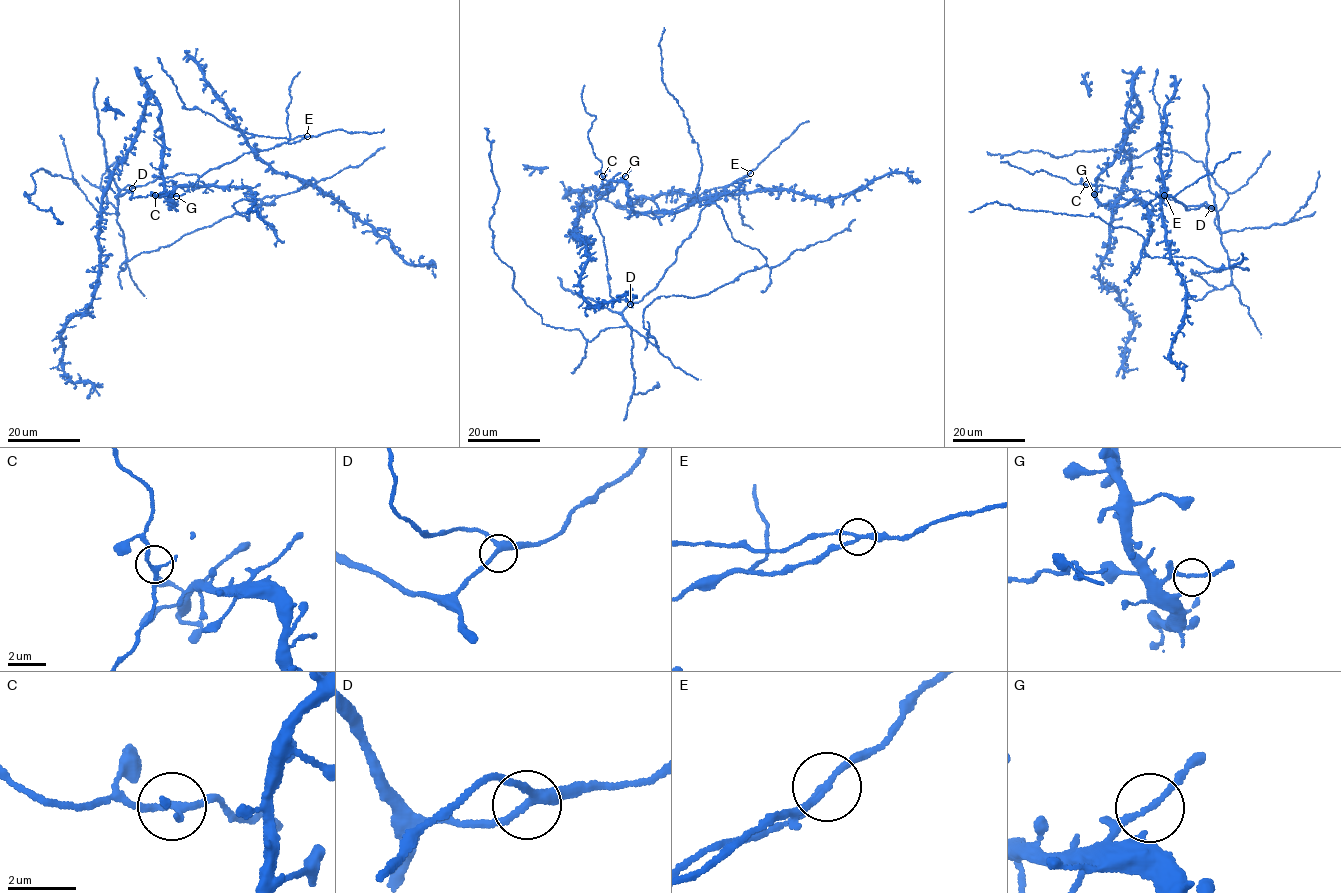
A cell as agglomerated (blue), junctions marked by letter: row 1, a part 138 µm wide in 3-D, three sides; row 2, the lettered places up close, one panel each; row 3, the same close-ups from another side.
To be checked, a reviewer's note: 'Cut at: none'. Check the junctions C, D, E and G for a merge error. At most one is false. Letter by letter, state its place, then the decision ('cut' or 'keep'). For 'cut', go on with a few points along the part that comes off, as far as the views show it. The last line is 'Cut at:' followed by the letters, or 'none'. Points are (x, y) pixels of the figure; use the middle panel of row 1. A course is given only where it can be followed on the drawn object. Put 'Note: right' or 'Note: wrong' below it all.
C: (602, 176) | keep
D: (630, 304) | keep
E: (750, 173) | cut | (750, 173), (669, 210), (634, 214), (607, 199), (586, 202)
G: (625, 176) | keep
Cut at: E
Note: wrong

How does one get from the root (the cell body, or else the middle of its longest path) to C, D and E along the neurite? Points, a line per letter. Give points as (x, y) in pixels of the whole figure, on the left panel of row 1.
C: (116, 195), (116, 199), (130, 190), (131, 199), (155, 195)
D: (116, 195), (127, 185), (132, 188)
E: (116, 195), (127, 185), (145, 185), (179, 173), (200, 176), (245, 153), (293, 143), (307, 136)

